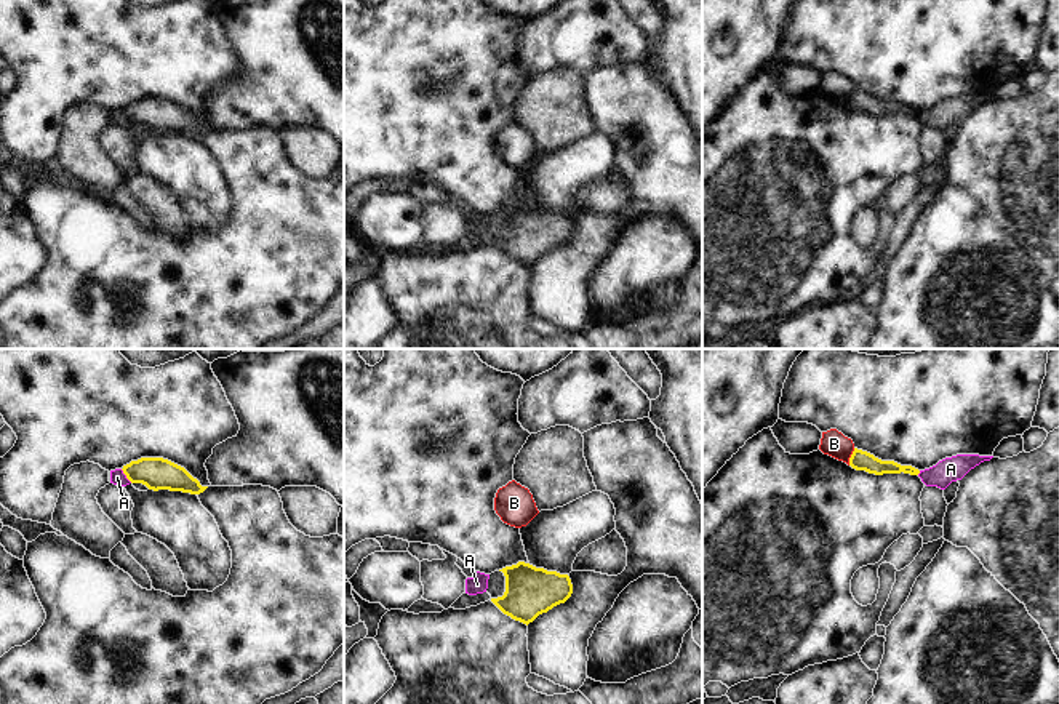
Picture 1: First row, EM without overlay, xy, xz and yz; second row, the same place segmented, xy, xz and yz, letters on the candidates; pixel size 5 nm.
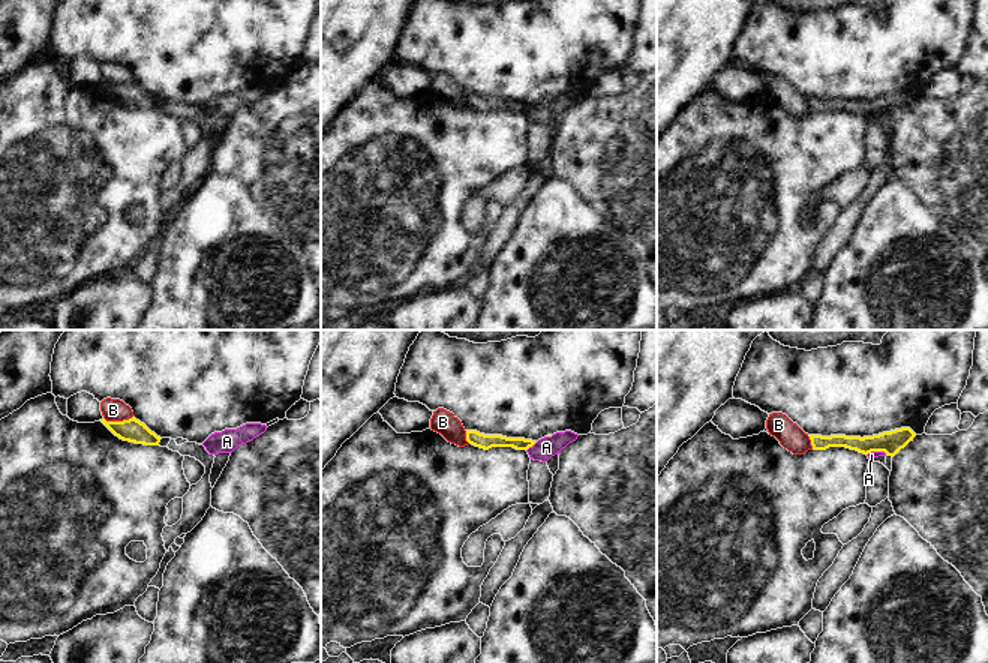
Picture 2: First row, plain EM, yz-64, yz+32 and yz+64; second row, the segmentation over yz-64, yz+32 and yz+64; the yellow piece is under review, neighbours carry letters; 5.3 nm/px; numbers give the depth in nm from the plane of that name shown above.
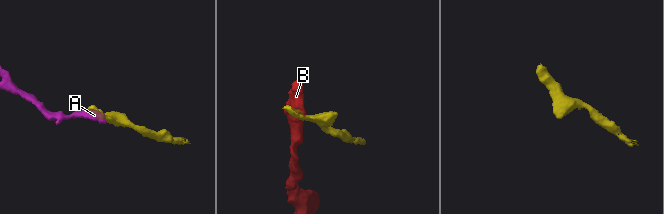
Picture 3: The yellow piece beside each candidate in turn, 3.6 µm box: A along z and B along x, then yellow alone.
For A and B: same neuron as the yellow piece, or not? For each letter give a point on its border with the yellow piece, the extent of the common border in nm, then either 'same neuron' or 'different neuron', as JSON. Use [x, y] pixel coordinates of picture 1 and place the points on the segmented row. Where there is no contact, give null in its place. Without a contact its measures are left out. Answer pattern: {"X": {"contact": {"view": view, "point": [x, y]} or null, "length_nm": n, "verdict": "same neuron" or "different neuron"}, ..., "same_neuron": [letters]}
{"A": {"contact": {"view": "xy", "point": [125, 474]}, "length_nm": 90, "verdict": "different neuron"}, "B": {"contact": {"view": "yz", "point": [851, 456]}, "length_nm": 90, "verdict": "different neuron"}, "same_neuron": []}

